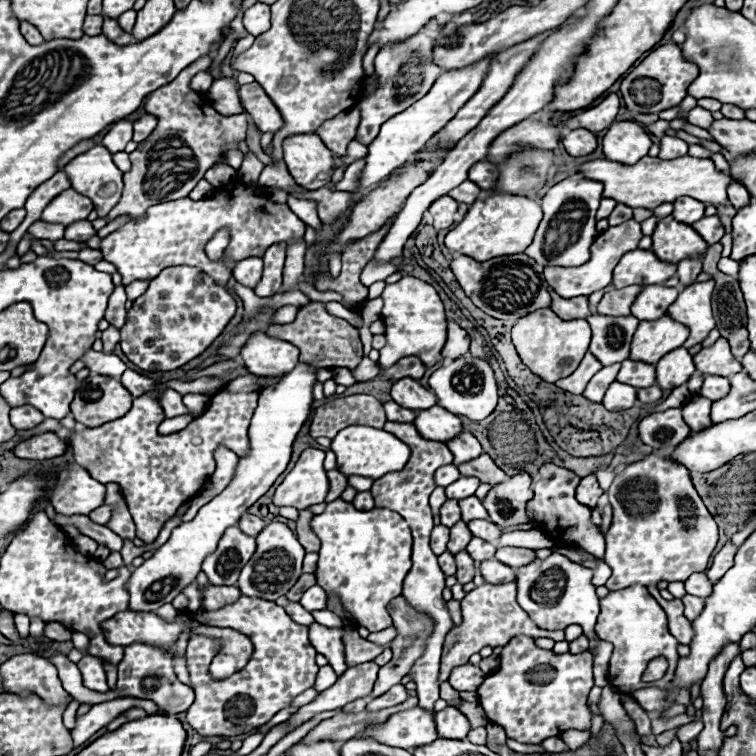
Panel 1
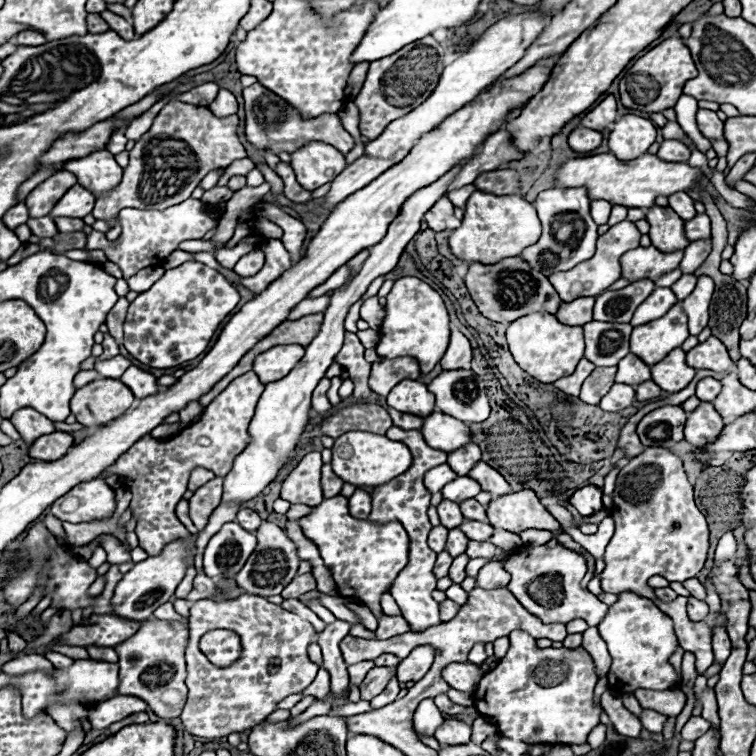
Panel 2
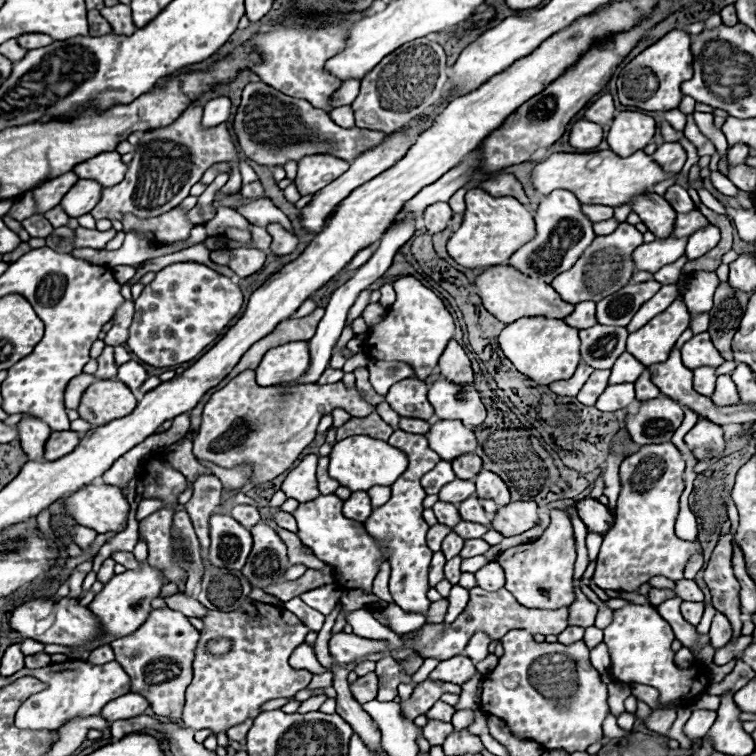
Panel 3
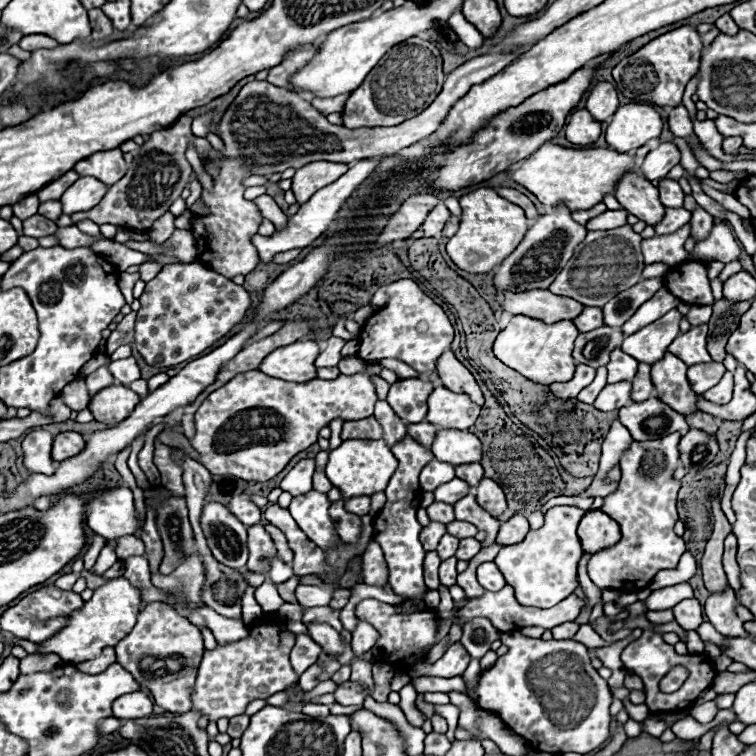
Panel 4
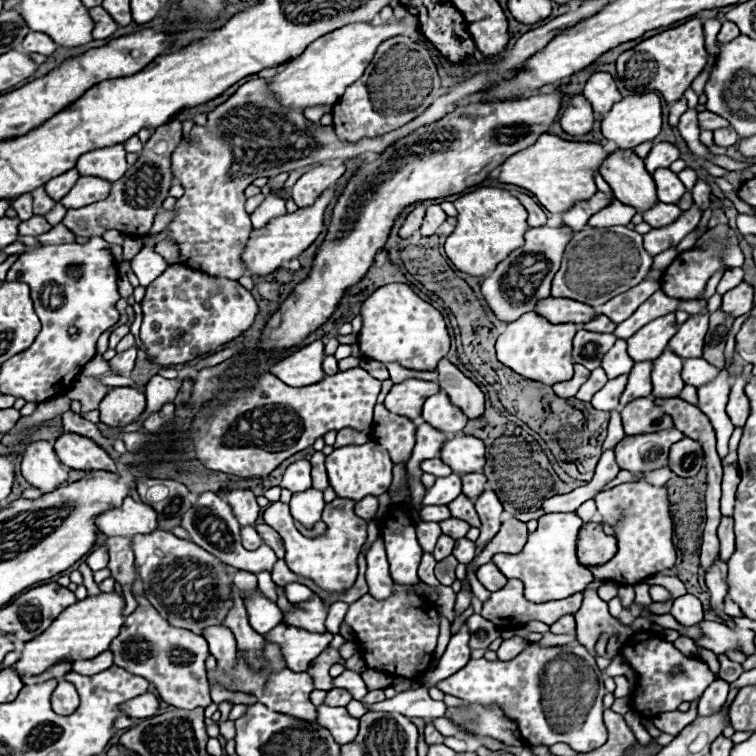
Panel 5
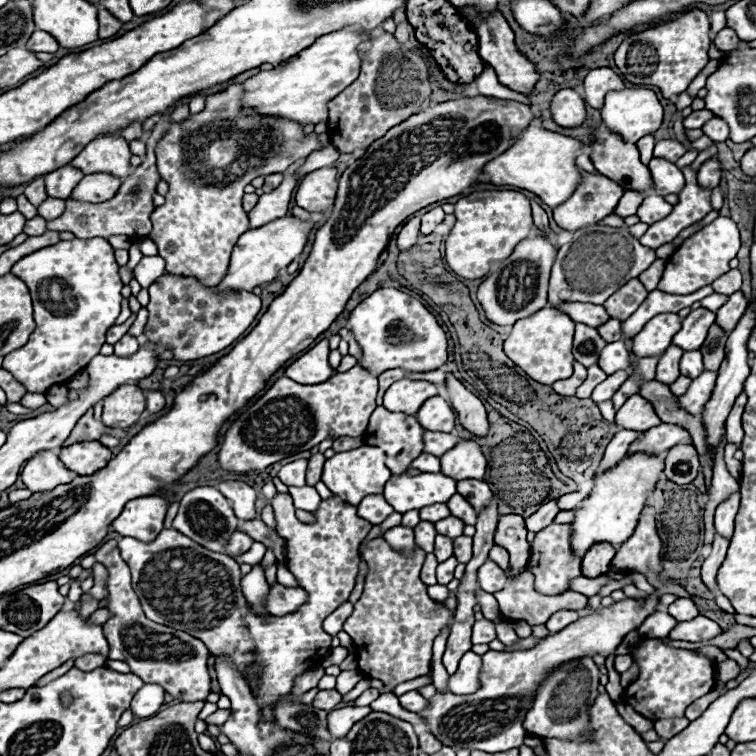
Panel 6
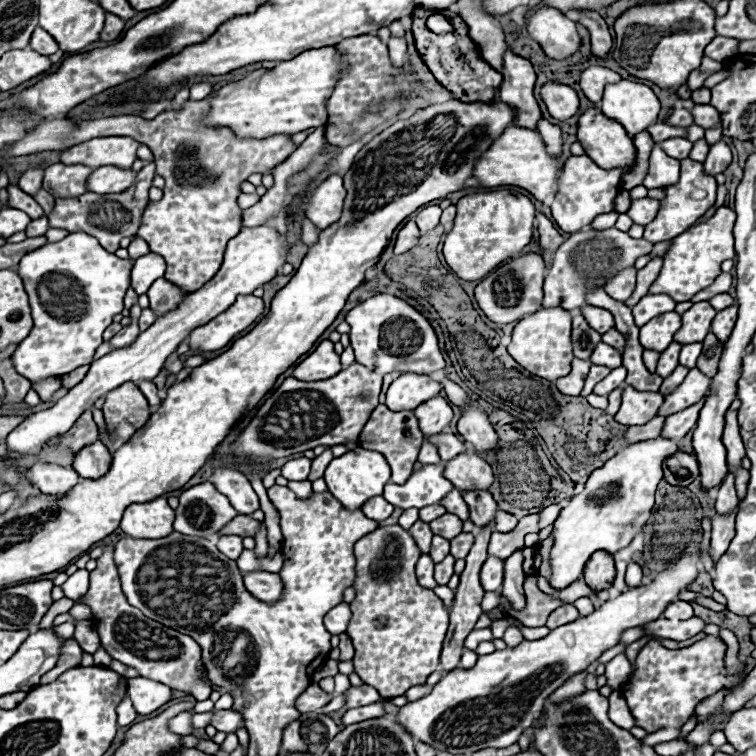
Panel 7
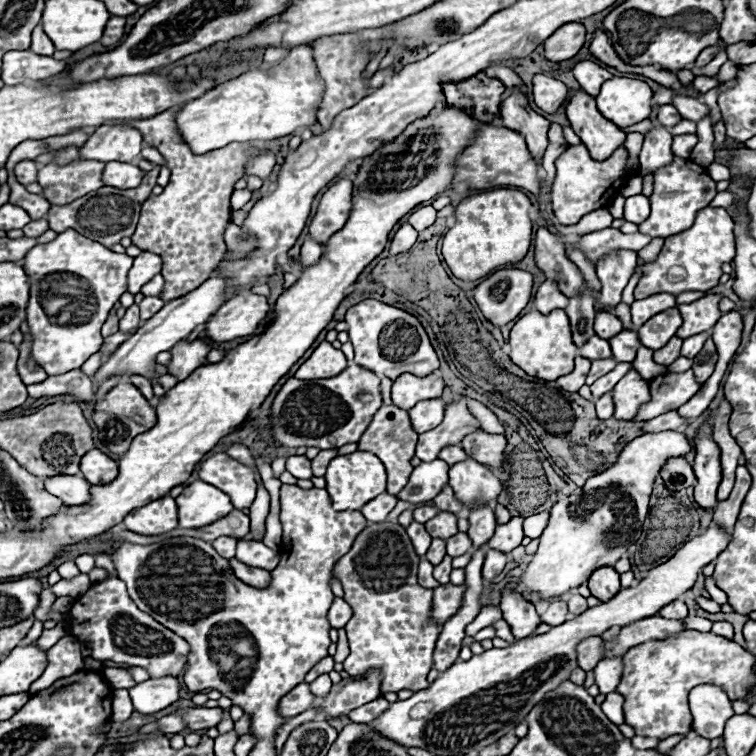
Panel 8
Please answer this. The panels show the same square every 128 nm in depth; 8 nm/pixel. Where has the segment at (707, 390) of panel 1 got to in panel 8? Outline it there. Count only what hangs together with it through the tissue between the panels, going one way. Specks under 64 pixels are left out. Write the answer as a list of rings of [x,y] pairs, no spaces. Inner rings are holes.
[[[702,332],[702,334],[698,334],[698,336],[690,336],[690,338],[686,338],[684,340],[684,344],[682,344],[682,356],[684,358],[694,358],[698,352],[700,352],[700,348],[704,346],[704,340],[706,340],[706,332]]]

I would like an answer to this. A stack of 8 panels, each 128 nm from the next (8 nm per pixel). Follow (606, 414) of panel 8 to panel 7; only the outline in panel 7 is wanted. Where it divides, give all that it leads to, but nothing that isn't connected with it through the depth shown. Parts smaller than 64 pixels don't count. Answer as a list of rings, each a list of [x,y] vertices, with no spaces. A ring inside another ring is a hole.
[[[622,386],[620,388],[616,388],[614,392],[610,392],[610,396],[608,396],[608,408],[606,408],[606,412],[608,414],[616,414],[618,412],[618,408],[620,408],[620,400],[622,400]]]

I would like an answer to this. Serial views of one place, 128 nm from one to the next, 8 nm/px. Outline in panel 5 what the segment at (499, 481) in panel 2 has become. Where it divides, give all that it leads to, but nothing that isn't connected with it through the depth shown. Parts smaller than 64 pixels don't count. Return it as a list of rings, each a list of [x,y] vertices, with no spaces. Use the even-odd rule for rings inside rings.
[[[486,488],[478,496],[478,500],[476,500],[476,512],[478,512],[480,520],[482,520],[482,528],[480,528],[482,532],[480,532],[480,538],[476,540],[476,544],[484,544],[484,542],[492,540],[498,534],[500,524],[502,524],[500,516],[502,516],[504,508],[502,508],[498,496],[494,494],[494,490]]]

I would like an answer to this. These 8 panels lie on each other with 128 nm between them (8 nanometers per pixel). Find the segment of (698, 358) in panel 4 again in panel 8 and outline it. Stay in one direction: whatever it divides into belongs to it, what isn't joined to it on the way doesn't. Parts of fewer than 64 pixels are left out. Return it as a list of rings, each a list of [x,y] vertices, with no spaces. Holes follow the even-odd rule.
[[[706,294],[704,298],[694,300],[692,304],[678,306],[680,314],[684,318],[684,324],[676,332],[676,336],[688,338],[688,336],[712,330],[714,324],[718,322],[718,318],[720,318],[720,310],[718,310],[720,298],[722,298],[722,294]]]

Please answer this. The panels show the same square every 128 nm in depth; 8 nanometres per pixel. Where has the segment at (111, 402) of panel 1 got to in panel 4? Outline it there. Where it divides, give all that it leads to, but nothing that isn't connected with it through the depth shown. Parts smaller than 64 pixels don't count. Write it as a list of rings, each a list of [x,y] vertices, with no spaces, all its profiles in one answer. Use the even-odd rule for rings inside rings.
[[[112,384],[102,388],[100,392],[96,392],[90,398],[90,412],[94,414],[94,420],[104,422],[104,424],[118,424],[122,422],[126,416],[130,416],[130,412],[136,408],[140,396],[136,392],[132,392],[130,388],[122,386],[122,384]]]

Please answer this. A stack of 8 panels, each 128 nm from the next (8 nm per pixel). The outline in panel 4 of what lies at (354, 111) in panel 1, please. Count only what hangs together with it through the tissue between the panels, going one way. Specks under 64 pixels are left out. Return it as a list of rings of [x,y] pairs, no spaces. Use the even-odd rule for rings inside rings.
[[[522,52],[508,54],[484,54],[476,56],[456,70],[452,70],[444,82],[442,92],[436,100],[418,116],[398,124],[398,126],[380,126],[380,128],[358,128],[348,130],[344,126],[330,124],[324,114],[312,108],[310,102],[298,94],[278,88],[266,80],[248,82],[230,108],[224,112],[218,134],[224,140],[224,154],[218,150],[208,152],[204,166],[212,160],[220,164],[220,176],[214,178],[214,190],[202,192],[202,200],[208,206],[208,216],[196,216],[192,222],[192,234],[198,248],[198,260],[216,272],[232,278],[238,274],[250,274],[258,266],[258,252],[250,242],[250,236],[256,234],[262,224],[262,214],[254,203],[242,196],[242,180],[250,174],[270,176],[274,172],[284,172],[286,168],[302,168],[302,164],[314,160],[334,160],[334,162],[358,162],[374,156],[392,156],[402,148],[408,148],[422,138],[430,136],[442,116],[460,100],[474,84],[486,82],[490,76],[498,74],[506,64],[516,60]]]

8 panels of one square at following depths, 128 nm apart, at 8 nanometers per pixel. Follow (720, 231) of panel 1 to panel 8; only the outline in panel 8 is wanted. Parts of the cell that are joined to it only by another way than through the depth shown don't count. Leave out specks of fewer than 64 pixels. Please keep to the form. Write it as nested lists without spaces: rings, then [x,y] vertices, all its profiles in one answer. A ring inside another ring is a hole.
[[[642,194],[630,196],[626,198],[626,206],[624,206],[624,220],[634,222],[634,224],[642,224],[642,220],[646,220],[650,216],[650,200]]]

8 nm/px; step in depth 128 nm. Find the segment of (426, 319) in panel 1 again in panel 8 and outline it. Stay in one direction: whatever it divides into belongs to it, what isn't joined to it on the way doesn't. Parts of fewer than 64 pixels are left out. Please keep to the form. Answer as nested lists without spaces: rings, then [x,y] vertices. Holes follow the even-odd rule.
[[[362,300],[346,312],[346,322],[350,326],[350,342],[354,344],[354,362],[376,372],[380,378],[396,378],[402,372],[414,372],[414,376],[426,376],[440,368],[440,360],[430,344],[424,326],[416,316],[394,308],[378,300]]]

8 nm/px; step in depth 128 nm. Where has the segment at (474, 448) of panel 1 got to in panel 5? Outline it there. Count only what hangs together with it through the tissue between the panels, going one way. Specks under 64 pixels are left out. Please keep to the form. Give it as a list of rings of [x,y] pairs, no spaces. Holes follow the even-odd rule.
[[[472,472],[472,474],[464,474],[462,476],[462,494],[470,496],[472,500],[478,498],[478,492],[482,492],[486,484],[486,476],[482,472]]]

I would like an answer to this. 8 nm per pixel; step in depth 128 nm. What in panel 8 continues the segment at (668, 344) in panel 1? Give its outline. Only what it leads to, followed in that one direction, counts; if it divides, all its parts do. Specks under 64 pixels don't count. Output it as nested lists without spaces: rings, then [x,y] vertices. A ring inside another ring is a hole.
[[[670,308],[666,312],[660,312],[652,316],[640,330],[638,338],[646,348],[662,348],[668,344],[672,336],[676,336],[678,328],[682,326],[682,316],[678,308]]]

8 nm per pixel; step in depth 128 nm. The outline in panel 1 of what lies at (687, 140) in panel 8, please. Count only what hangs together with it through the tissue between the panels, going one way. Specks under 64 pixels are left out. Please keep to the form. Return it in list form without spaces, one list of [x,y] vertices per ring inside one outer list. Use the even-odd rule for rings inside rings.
[[[662,136],[660,138],[660,158],[662,160],[674,160],[688,154],[688,144],[676,136]]]

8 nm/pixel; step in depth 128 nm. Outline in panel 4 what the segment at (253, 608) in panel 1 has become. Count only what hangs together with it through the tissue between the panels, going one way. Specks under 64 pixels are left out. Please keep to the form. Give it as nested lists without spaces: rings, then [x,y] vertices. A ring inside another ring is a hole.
[[[264,614],[254,620],[254,626],[248,626],[248,630],[250,634],[242,640],[218,644],[214,650],[204,650],[190,698],[192,710],[200,716],[206,716],[210,722],[240,716],[246,712],[252,700],[270,698],[276,692],[284,692],[288,686],[298,684],[300,680],[288,662],[288,654],[296,644],[296,636],[288,630],[286,622]]]

